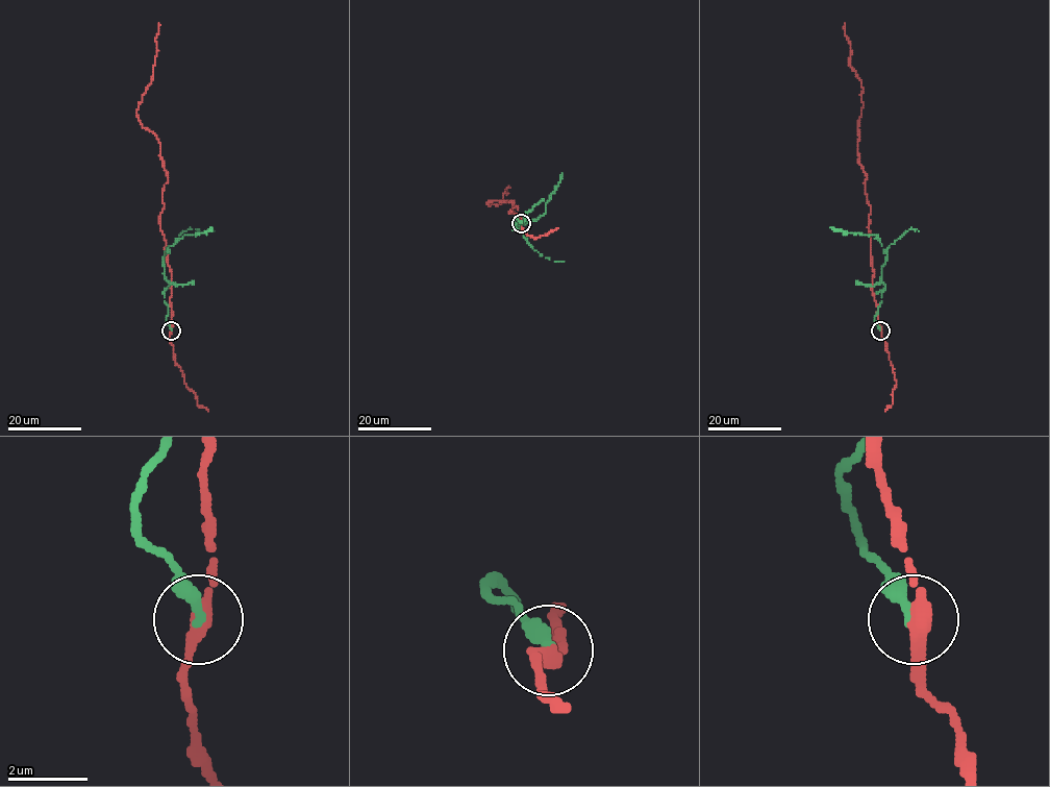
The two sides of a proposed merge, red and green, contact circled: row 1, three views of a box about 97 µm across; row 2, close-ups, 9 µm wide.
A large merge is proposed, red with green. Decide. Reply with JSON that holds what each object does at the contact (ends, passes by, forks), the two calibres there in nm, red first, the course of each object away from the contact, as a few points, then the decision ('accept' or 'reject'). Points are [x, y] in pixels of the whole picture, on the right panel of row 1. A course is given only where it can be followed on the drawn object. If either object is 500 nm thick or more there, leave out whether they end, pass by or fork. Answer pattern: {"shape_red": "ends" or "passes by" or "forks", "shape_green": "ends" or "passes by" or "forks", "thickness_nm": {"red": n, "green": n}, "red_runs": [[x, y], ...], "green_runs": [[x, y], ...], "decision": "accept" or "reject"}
{"shape_red": "passes by", "shape_green": "ends", "thickness_nm": {"red": 340, "green": 300}, "red_runs": [[881, 330], [874, 298], [867, 178], [857, 142], [863, 88], [850, 65], [845, 23]], "green_runs": [[880, 330], [875, 319], [884, 286], [880, 278], [886, 252], [876, 234], [861, 235], [830, 227]], "decision": "reject"}

